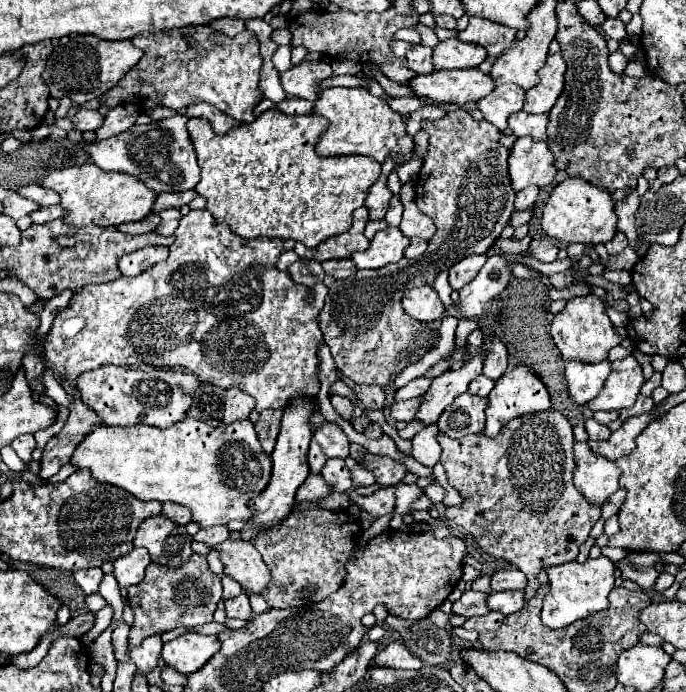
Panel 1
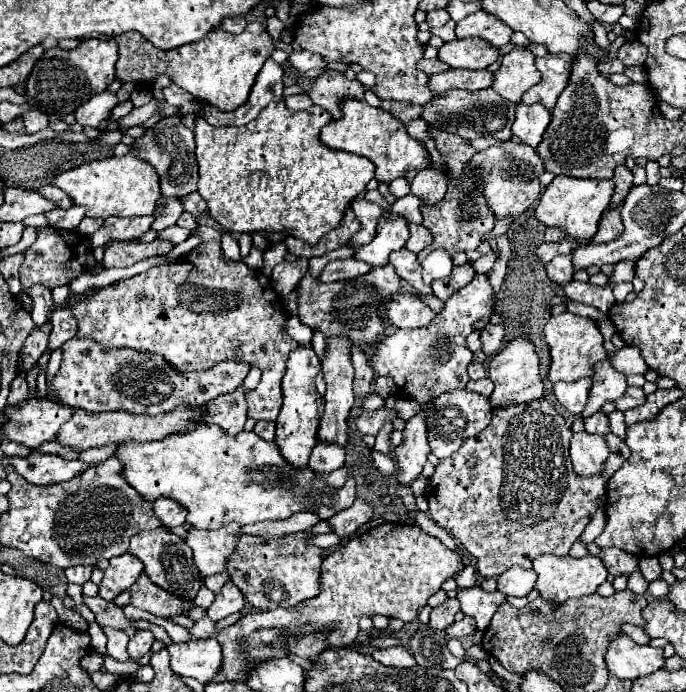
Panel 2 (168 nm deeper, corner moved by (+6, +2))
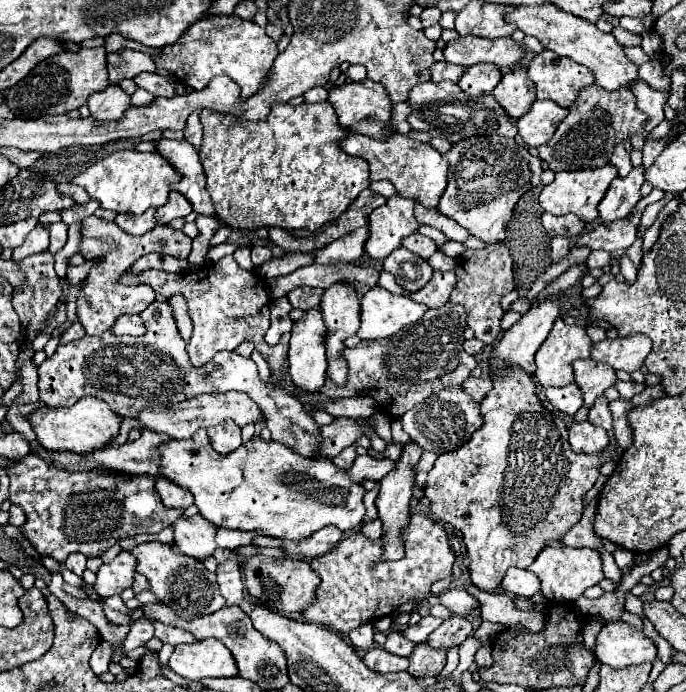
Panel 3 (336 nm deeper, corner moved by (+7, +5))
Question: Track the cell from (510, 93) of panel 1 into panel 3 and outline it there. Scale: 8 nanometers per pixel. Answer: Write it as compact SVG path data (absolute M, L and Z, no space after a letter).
M431 80L421 82L409 92L407 102L411 106L411 114L407 118L411 124L411 130L427 132L431 138L443 138L447 142L457 142L467 136L495 136L495 134L507 136L507 138L517 136L515 124L507 122L507 114L503 114L499 102L495 102L491 94L471 98L453 82L439 82L439 84Z

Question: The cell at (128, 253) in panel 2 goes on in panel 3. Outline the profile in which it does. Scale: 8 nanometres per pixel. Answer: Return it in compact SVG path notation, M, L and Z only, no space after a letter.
M89 216L83 218L81 226L81 242L79 242L79 254L85 260L91 260L93 266L81 286L81 292L77 296L77 316L87 334L103 334L109 330L115 322L115 318L123 314L139 314L143 308L133 308L133 296L127 296L127 292L119 292L119 276L133 266L141 256L149 252L163 252L173 254L175 258L187 258L191 252L191 238L185 236L181 230L173 230L169 226L155 226L149 234L143 236L131 236L125 234L115 222Z

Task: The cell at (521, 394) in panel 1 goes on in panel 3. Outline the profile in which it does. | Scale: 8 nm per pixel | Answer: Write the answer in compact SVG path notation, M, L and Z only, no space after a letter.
M547 298L547 300L543 300L541 304L535 304L527 314L523 314L521 316L521 320L517 322L517 324L513 324L505 334L503 334L503 338L499 340L499 344L493 348L493 364L495 366L499 366L499 370L503 370L505 368L505 364L507 362L511 362L511 364L517 364L517 366L521 366L523 370L527 370L527 374L531 376L533 374L533 370L535 370L535 362L533 362L533 356L535 356L535 352L539 350L539 346L545 342L545 338L549 336L549 332L551 332L551 328L553 328L553 322L559 318L559 314L561 314L561 300L559 298Z

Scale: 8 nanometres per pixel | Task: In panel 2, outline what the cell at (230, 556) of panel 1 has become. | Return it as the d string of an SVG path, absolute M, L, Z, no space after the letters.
M226 525L224 529L216 531L188 531L184 541L194 551L194 563L204 577L222 573L226 569L232 553L236 551L238 529L238 525Z

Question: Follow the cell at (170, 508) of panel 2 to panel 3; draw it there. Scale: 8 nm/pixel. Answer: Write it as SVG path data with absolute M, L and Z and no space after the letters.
M155 476L155 488L167 508L189 508L193 504L191 492L183 490L181 486L175 486L175 482L169 482L163 476Z

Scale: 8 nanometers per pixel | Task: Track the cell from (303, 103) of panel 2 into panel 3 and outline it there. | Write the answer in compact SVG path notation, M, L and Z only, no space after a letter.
M319 86L319 88L311 88L307 94L305 94L305 102L323 102L329 98L329 90Z

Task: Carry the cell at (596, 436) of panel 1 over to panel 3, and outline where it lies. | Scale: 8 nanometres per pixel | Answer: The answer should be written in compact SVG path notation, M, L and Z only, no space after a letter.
M599 396L589 410L589 422L595 426L601 426L605 430L611 430L611 412L609 412L609 400L605 396Z

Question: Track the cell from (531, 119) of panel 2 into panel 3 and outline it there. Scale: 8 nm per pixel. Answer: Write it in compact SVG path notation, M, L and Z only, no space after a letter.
M537 100L535 106L531 108L531 112L525 114L517 122L519 136L531 148L543 146L551 140L557 126L565 120L567 114L569 114L567 108L561 108L559 104L555 104L551 100Z

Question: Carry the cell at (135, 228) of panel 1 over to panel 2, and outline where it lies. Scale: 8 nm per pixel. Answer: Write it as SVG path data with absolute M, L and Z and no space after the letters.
M144 215L144 217L108 217L108 219L104 219L104 225L90 235L92 247L104 245L108 241L136 239L136 237L144 235L150 229L152 221L154 221L154 215Z

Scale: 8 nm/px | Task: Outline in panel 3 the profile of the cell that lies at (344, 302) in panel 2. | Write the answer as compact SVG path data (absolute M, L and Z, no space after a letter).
M299 286L287 294L291 306L301 308L301 310L309 310L313 306L319 306L321 296L323 296L323 290L311 288L311 286Z

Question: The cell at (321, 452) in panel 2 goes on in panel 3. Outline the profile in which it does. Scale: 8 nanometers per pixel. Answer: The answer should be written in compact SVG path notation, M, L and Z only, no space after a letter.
M153 302L141 314L145 324L143 336L115 336L111 330L101 336L85 334L81 340L59 344L53 356L47 356L39 366L39 396L45 406L73 406L83 396L105 400L109 408L123 418L137 418L145 408L171 406L185 402L199 394L217 392L245 392L265 412L271 440L319 458L319 426L303 410L301 402L291 396L283 386L263 382L251 358L235 352L219 352L205 366L195 368L189 362L185 340L181 338L167 302Z

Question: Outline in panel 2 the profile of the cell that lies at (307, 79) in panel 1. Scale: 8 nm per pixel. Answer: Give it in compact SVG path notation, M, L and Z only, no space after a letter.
M326 69L322 71L322 75L314 79L308 95L314 101L314 105L320 105L332 117L340 117L340 109L338 109L340 99L344 97L364 99L364 85L360 81L348 81L340 71Z

